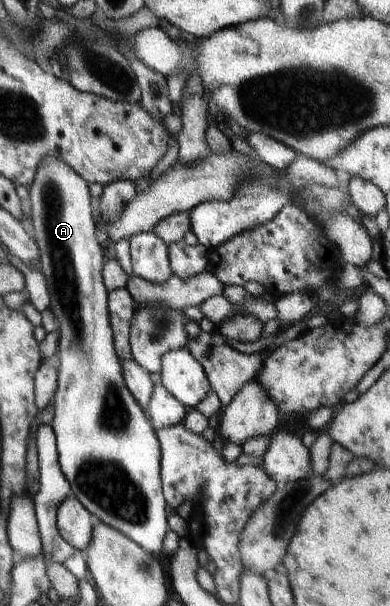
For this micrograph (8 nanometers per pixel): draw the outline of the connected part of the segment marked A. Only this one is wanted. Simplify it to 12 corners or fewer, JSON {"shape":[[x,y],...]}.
{"shape":[[40,162],[51,425],[90,514],[158,556],[161,450],[114,352],[89,183]]}

